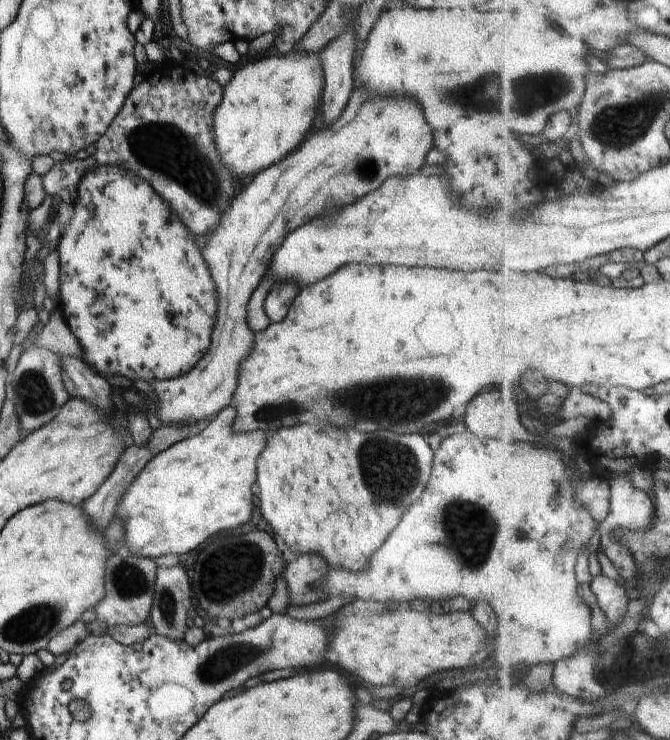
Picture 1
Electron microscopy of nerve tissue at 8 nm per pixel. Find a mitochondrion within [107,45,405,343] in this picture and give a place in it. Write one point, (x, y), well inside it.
(151, 148)

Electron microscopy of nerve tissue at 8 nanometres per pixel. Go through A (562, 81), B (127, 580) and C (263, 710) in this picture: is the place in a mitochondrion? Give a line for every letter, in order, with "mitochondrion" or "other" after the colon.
A: mitochondrion
B: mitochondrion
C: other

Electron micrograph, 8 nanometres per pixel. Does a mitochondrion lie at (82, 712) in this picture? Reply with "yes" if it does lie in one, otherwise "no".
yes

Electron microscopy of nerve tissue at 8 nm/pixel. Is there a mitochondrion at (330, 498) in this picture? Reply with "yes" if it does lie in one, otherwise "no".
no

